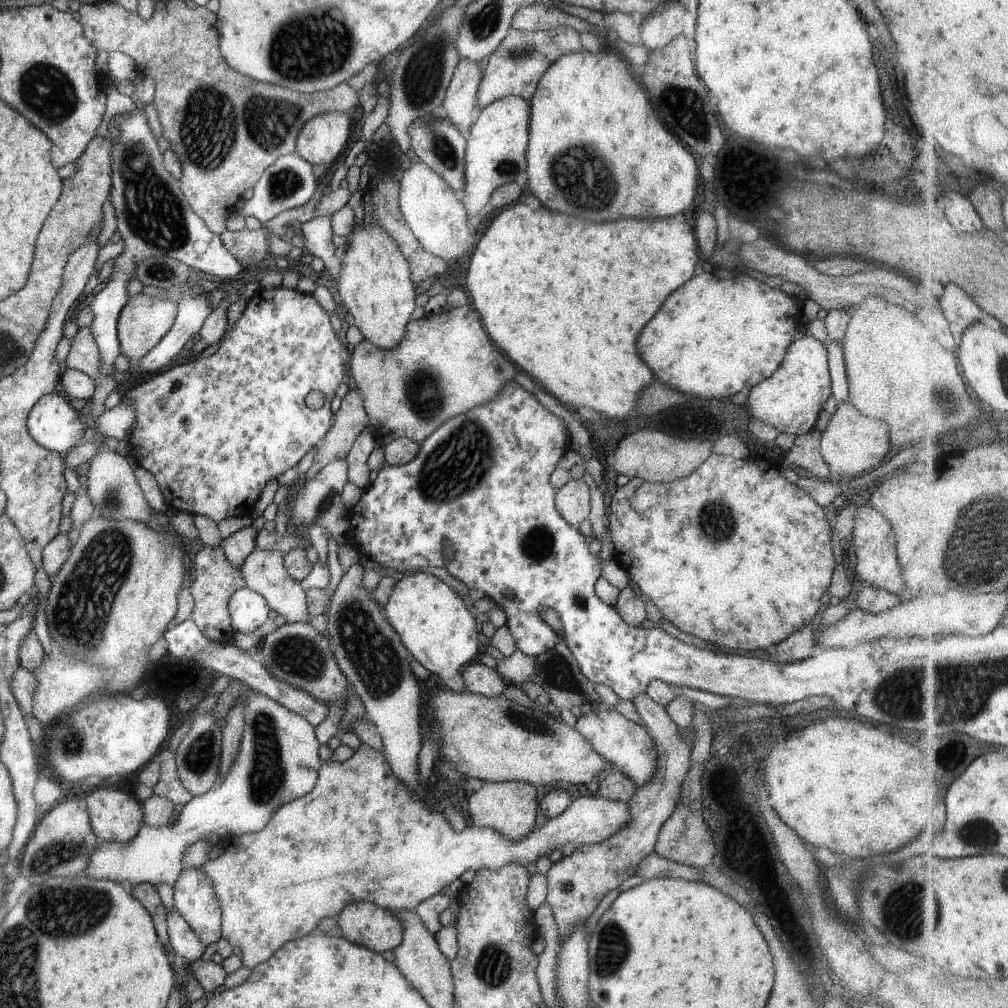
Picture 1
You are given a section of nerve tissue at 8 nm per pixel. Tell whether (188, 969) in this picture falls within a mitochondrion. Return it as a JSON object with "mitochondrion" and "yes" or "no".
{"mitochondrion":"no"}

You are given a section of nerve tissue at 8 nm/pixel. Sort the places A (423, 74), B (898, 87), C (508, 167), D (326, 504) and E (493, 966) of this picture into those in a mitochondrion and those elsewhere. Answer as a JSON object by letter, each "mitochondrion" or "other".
{"A":"mitochondrion","B":"other","C":"mitochondrion","D":"mitochondrion","E":"mitochondrion"}

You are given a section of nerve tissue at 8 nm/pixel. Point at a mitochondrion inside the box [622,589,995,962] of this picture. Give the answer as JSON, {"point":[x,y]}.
{"point":[904,908]}

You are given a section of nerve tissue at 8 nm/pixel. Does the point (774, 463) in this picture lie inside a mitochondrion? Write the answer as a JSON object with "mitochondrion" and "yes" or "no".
{"mitochondrion":"no"}

